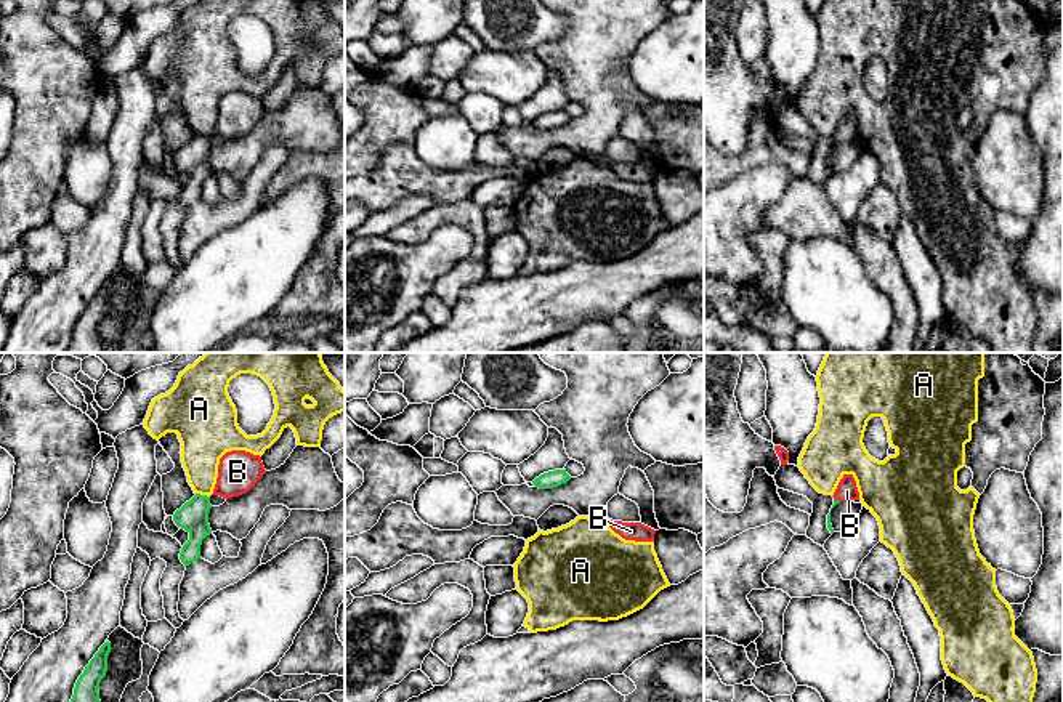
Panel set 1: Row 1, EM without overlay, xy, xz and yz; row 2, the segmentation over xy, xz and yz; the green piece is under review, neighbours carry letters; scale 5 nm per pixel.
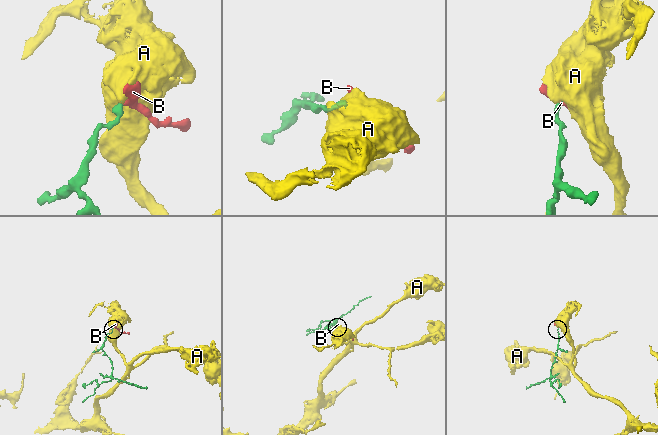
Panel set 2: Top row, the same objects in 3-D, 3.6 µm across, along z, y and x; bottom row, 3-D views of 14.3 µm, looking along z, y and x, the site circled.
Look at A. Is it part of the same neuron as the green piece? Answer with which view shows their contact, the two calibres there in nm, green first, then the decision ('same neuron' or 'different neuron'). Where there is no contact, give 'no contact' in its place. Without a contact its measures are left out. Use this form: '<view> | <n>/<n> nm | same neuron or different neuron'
xy | 160/220 nm | different neuron

